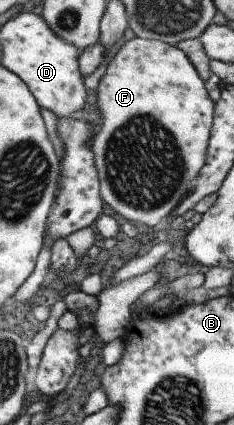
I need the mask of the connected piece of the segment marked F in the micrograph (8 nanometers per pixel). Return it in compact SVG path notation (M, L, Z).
M137 36L125 42L108 63L97 87L97 102L100 113L103 112L103 126L95 138L95 158L99 160L103 200L128 221L157 226L193 190L193 180L206 166L217 104L211 100L203 77L183 49Z

